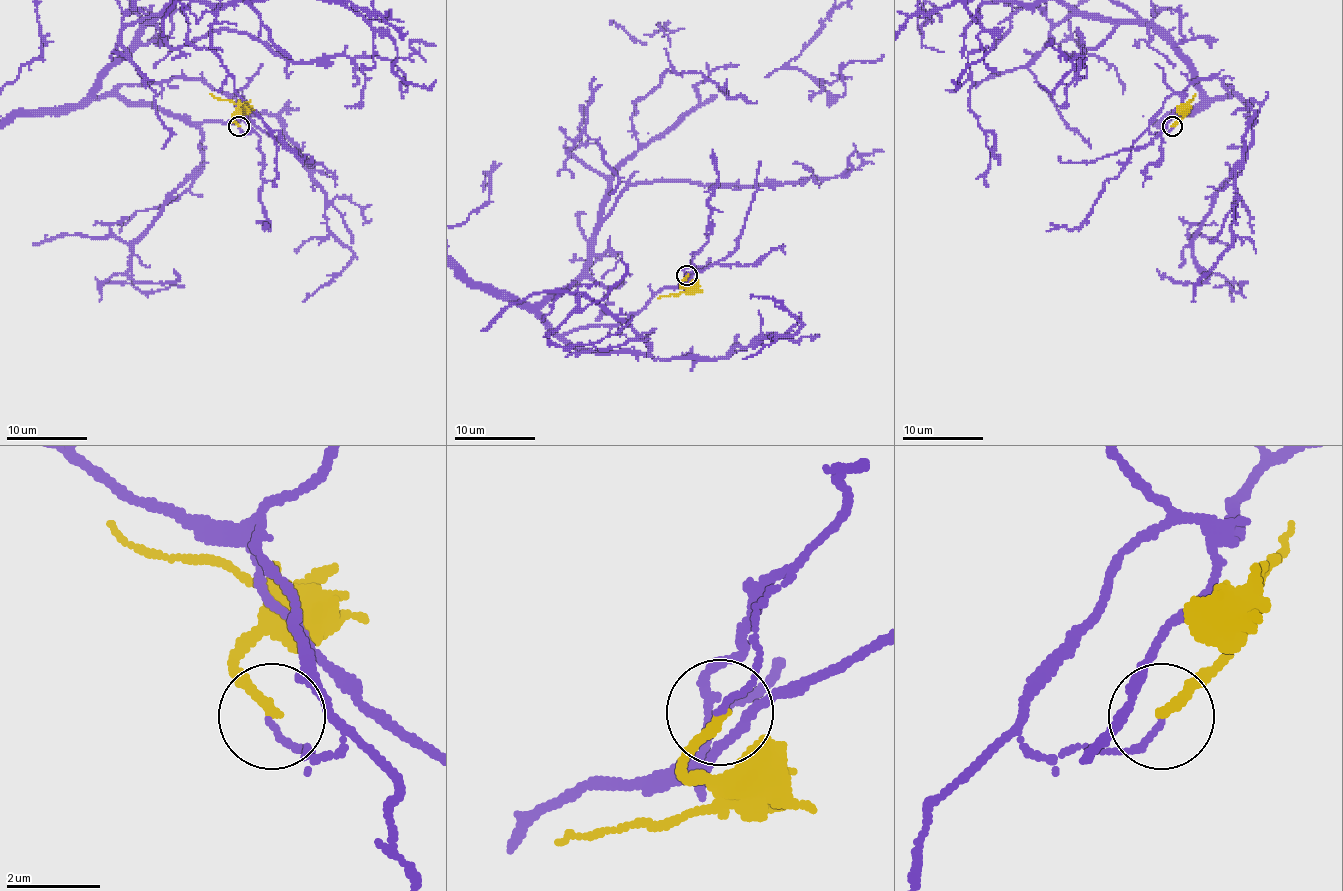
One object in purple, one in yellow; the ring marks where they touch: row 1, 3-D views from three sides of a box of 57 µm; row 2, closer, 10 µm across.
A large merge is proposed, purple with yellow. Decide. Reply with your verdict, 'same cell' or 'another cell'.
another cell

